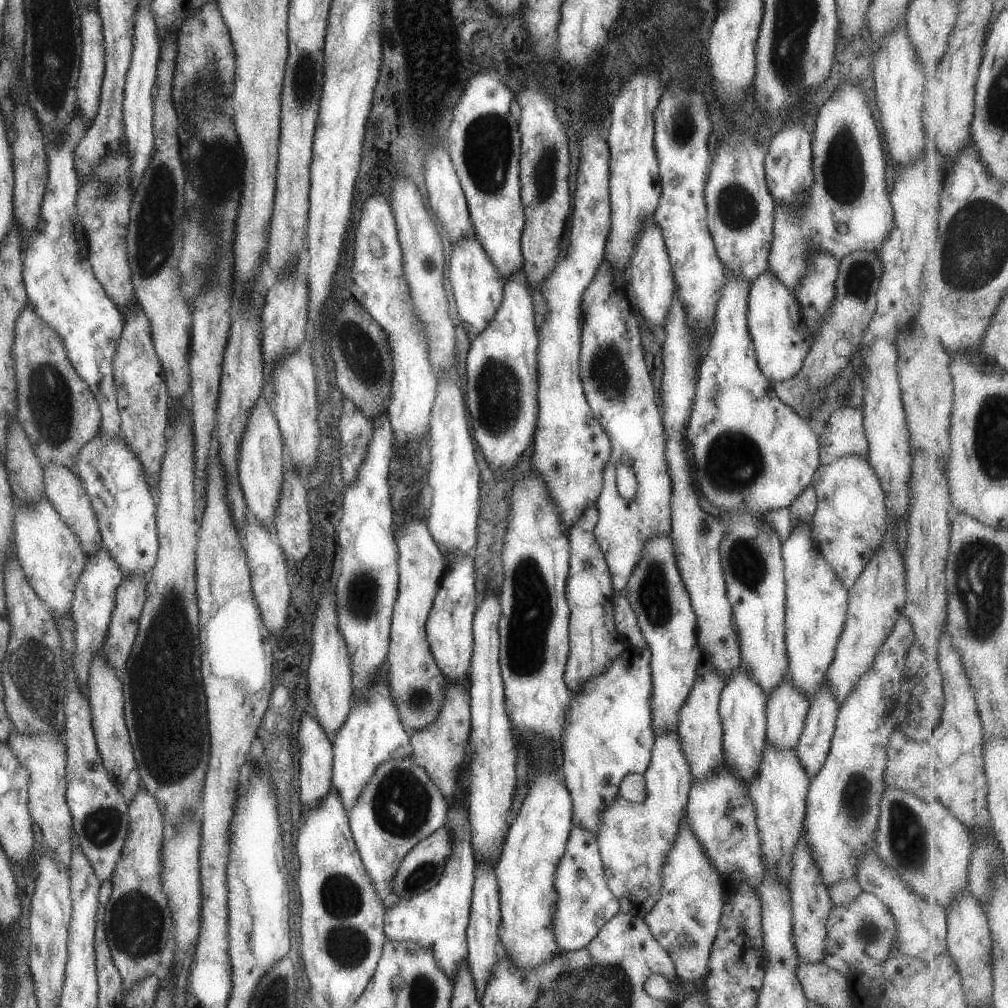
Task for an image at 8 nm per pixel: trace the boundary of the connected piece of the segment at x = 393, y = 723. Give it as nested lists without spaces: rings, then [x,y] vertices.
[[[384,659],[373,680],[369,682],[369,688],[363,694],[351,692],[349,714],[331,738],[333,766],[330,784],[333,784],[333,788],[339,792],[339,800],[345,811],[355,804],[357,794],[361,792],[361,788],[381,762],[387,762],[391,758],[412,756],[409,735],[403,729],[397,708],[389,694],[387,670],[389,664]]]

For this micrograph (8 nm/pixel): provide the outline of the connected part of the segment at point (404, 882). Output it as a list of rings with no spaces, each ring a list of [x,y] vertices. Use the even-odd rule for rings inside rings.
[[[441,826],[409,850],[391,878],[391,892],[399,899],[411,899],[430,890],[439,881],[449,856],[449,828]]]

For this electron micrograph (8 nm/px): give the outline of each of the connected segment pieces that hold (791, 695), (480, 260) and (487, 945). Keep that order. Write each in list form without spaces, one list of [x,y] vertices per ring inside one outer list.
[[[785,668],[785,680],[766,697],[764,740],[777,748],[793,748],[803,729],[808,707],[808,699],[799,694]]]
[[[473,234],[471,238],[461,238],[452,242],[451,258],[449,258],[449,283],[455,299],[455,310],[459,315],[461,326],[467,334],[473,337],[479,334],[501,304],[502,285],[501,276],[495,270],[493,262],[487,258],[481,242]]]
[[[485,860],[475,862],[471,905],[465,930],[467,964],[469,964],[469,972],[473,976],[473,986],[475,986],[475,994],[477,994],[477,1000],[479,1001],[481,1001],[483,988],[487,984],[487,978],[491,974],[491,966],[497,962],[495,950],[496,944],[499,942],[501,914],[499,914],[499,888],[497,887],[497,878],[495,872],[493,872],[493,867]]]

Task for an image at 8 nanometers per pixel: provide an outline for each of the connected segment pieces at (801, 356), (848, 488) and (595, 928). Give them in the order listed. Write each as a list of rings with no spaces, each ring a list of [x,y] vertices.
[[[765,268],[765,272],[753,278],[753,282],[750,283],[749,300],[747,300],[747,330],[755,350],[757,367],[767,380],[781,382],[795,376],[801,370],[810,345],[805,340],[807,334],[805,334],[805,324],[801,320],[801,312],[799,312],[799,302],[797,298],[793,298],[793,290],[785,288],[781,280],[773,276],[771,268]]]
[[[849,454],[834,462],[820,464],[813,472],[810,486],[816,495],[815,513],[811,516],[811,538],[819,546],[825,562],[833,566],[843,588],[849,591],[857,574],[883,542],[886,507],[881,482],[866,458]]]
[[[572,824],[563,856],[559,858],[553,872],[553,890],[557,894],[557,902],[551,912],[551,932],[555,946],[562,953],[587,946],[599,933],[601,926],[619,913],[619,902],[605,882],[596,834]]]

